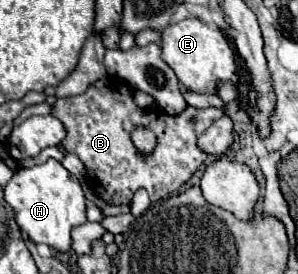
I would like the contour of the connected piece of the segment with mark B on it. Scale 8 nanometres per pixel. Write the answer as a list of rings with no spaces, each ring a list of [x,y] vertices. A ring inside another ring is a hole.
[[[101,78],[79,96],[59,98],[53,106],[53,116],[65,124],[67,136],[61,144],[85,164],[93,182],[93,192],[107,204],[119,206],[129,204],[137,188],[147,188],[151,200],[167,198],[171,192],[179,190],[205,162],[207,154],[197,146],[197,138],[221,116],[221,110],[187,106],[177,116],[167,116],[165,112],[157,114],[149,108],[141,110],[135,106],[133,92],[125,82],[117,78]],[[135,126],[153,130],[157,140],[161,140],[151,154],[141,154],[135,148],[131,140],[131,130]]]

